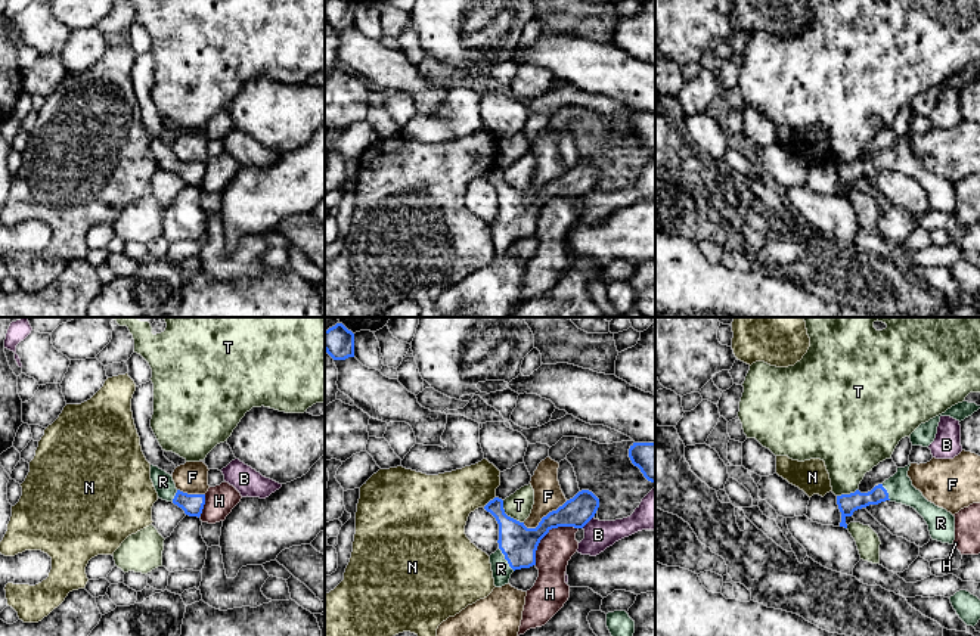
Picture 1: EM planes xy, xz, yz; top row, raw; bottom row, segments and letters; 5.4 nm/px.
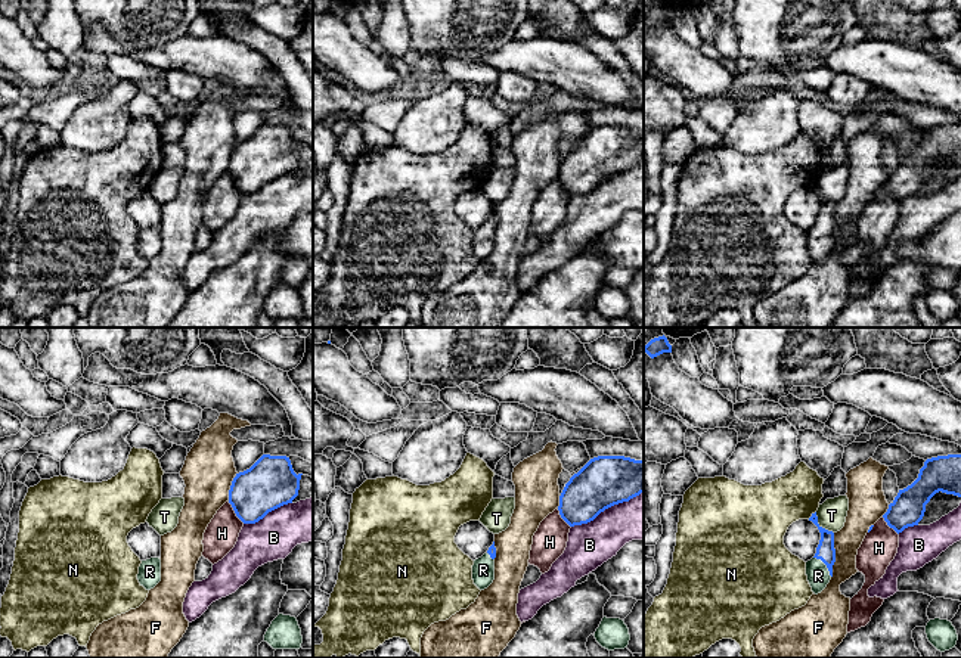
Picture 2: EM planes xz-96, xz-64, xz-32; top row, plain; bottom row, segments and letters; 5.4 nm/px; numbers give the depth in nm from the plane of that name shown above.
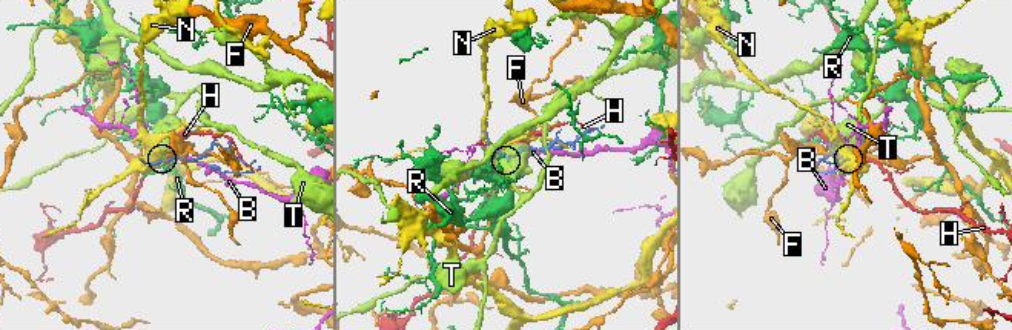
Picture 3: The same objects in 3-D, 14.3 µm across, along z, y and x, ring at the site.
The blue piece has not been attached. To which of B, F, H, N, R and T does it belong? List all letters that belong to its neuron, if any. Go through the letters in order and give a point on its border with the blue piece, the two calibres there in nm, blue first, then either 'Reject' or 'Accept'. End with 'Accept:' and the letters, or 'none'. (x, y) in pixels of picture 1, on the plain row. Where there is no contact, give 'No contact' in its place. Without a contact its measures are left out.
B: Touches blue at xz (586, 192). Thickness 160 nm (blue) against 160 nm. Reject
F: Touches blue at xz (543, 186). Thickness 200 nm (blue) against 160 nm. Reject
H: Touches blue at xz (546, 202). Thickness 200 nm (blue) against 190 nm. Reject
N: Touches blue at xz (490, 170). Thickness 180 nm (blue) against 300 nm. Reject
R: Touches blue at xz (505, 227). Thickness 200 nm (blue) against 100 nm. Accept
T: Touches blue at xz (506, 185). Thickness 200 nm (blue) against 140 nm. Reject
Accept: R

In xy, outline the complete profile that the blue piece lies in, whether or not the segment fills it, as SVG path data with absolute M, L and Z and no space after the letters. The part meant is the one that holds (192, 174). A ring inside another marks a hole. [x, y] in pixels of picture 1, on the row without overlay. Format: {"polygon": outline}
{"polygon": "M151 134L151 149L159 168L173 171L189 186L201 186L205 174L205 164L187 164L177 159L173 146L153 134Z"}

